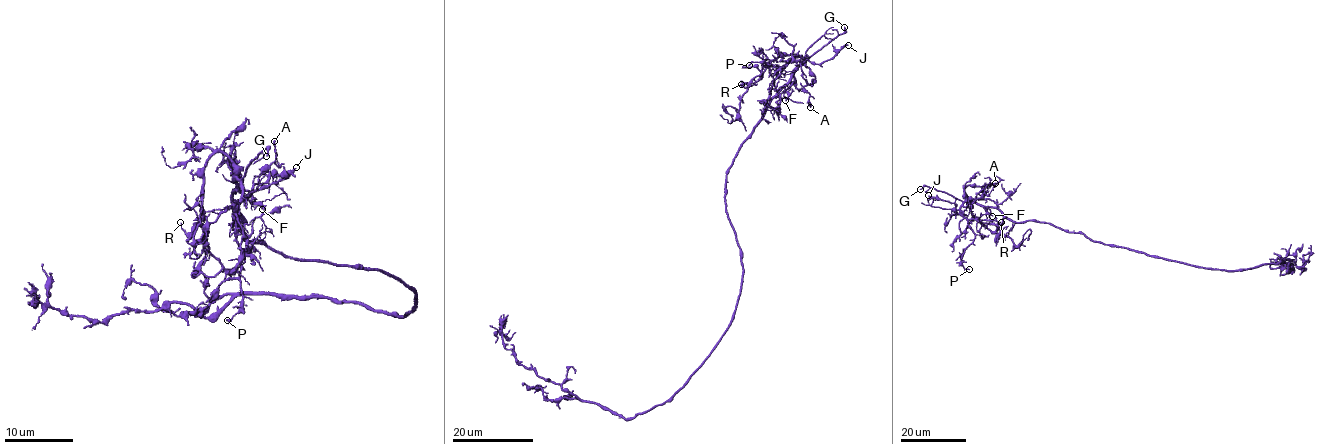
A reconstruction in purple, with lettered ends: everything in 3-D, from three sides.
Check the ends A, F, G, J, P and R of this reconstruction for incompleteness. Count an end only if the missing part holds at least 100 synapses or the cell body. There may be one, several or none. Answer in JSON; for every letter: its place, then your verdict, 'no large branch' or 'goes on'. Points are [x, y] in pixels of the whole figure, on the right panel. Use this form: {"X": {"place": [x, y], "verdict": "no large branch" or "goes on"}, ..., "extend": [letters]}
{"A": {"place": [995, 183], "verdict": "no large branch"}, "F": {"place": [992, 216], "verdict": "no large branch"}, "G": {"place": [920, 189], "verdict": "goes on"}, "J": {"place": [928, 195], "verdict": "no large branch"}, "P": {"place": [969, 269], "verdict": "no large branch"}, "R": {"place": [1001, 222], "verdict": "no large branch"}, "extend": ["G"]}

